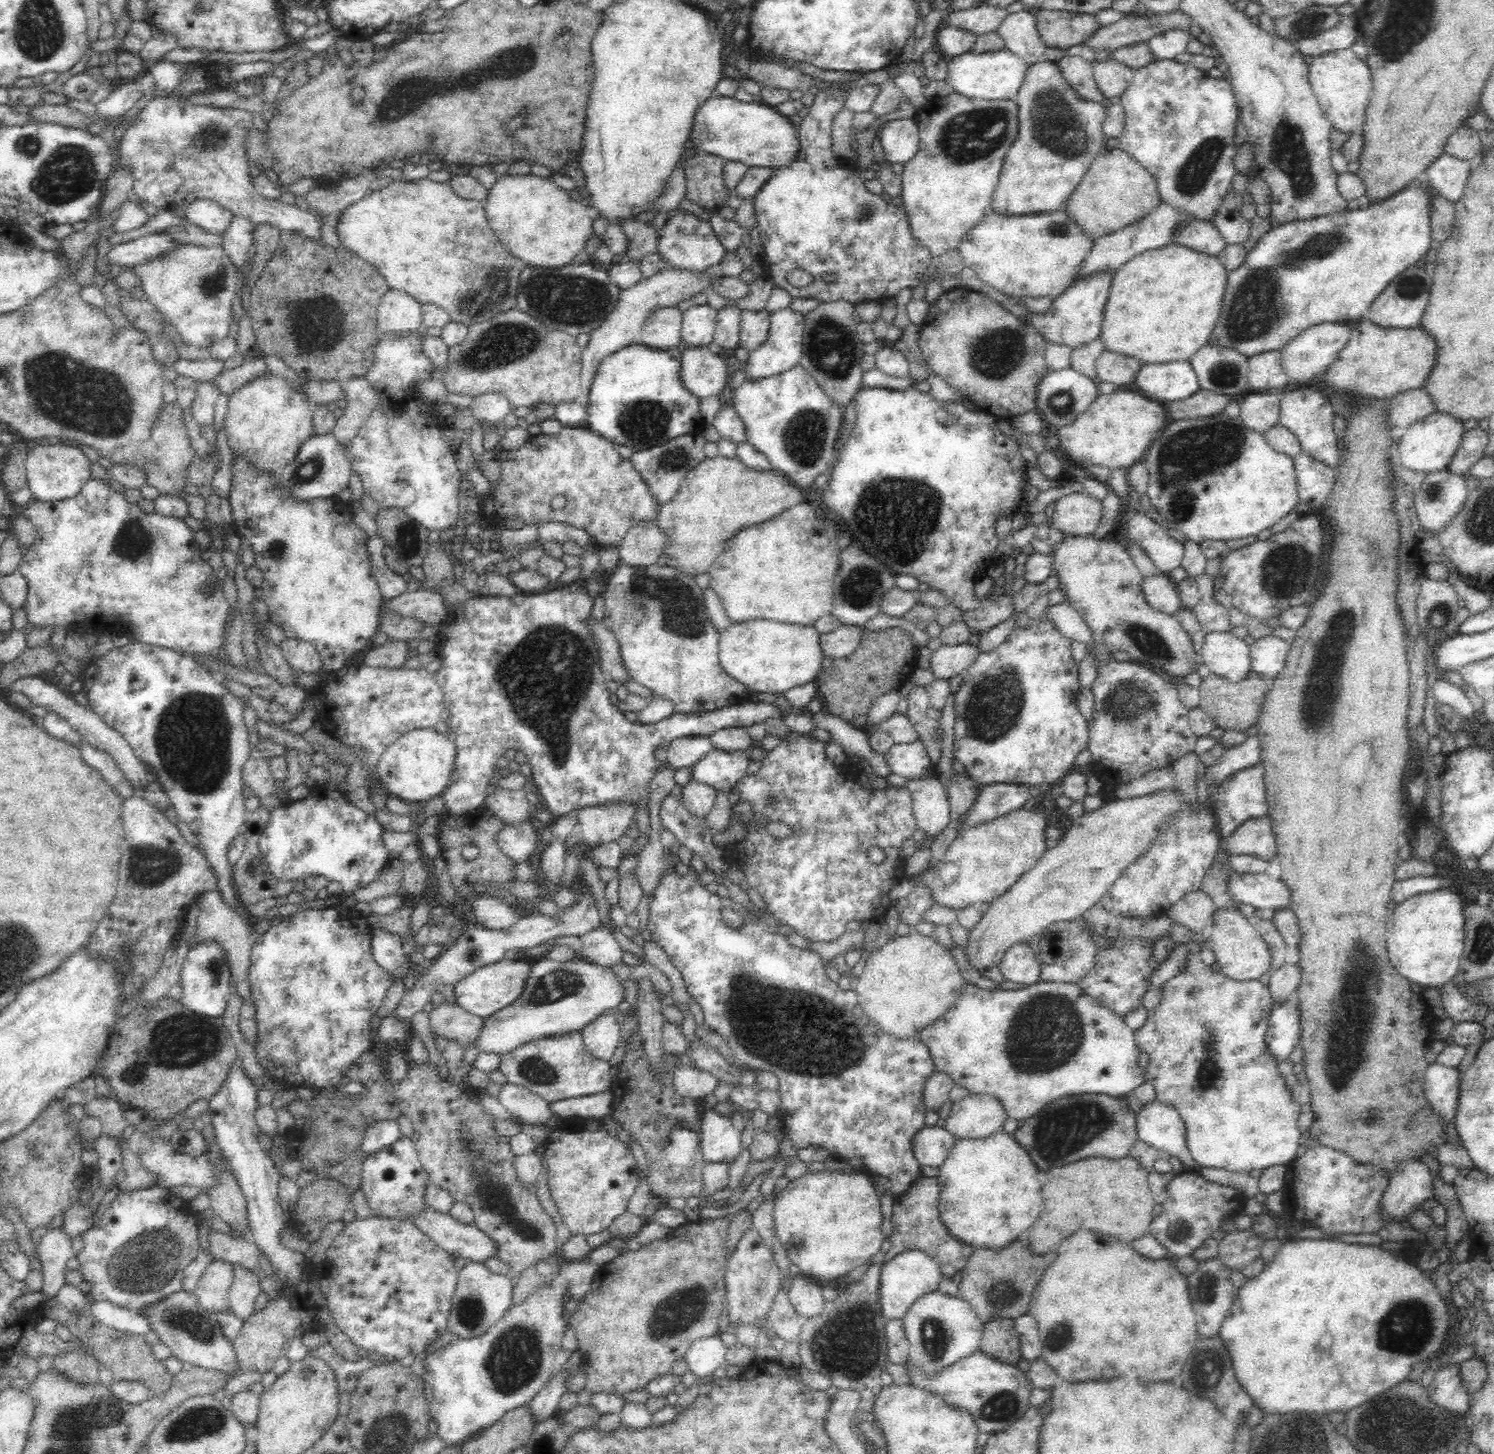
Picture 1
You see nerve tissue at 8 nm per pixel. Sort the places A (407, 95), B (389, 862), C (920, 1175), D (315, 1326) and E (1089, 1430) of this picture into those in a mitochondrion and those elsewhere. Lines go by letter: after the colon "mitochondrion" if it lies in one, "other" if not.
A: mitochondrion
B: other
C: other
D: other
E: other

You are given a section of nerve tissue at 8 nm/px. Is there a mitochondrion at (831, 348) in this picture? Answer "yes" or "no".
yes

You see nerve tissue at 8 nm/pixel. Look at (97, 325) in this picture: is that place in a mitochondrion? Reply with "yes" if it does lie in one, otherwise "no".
no

